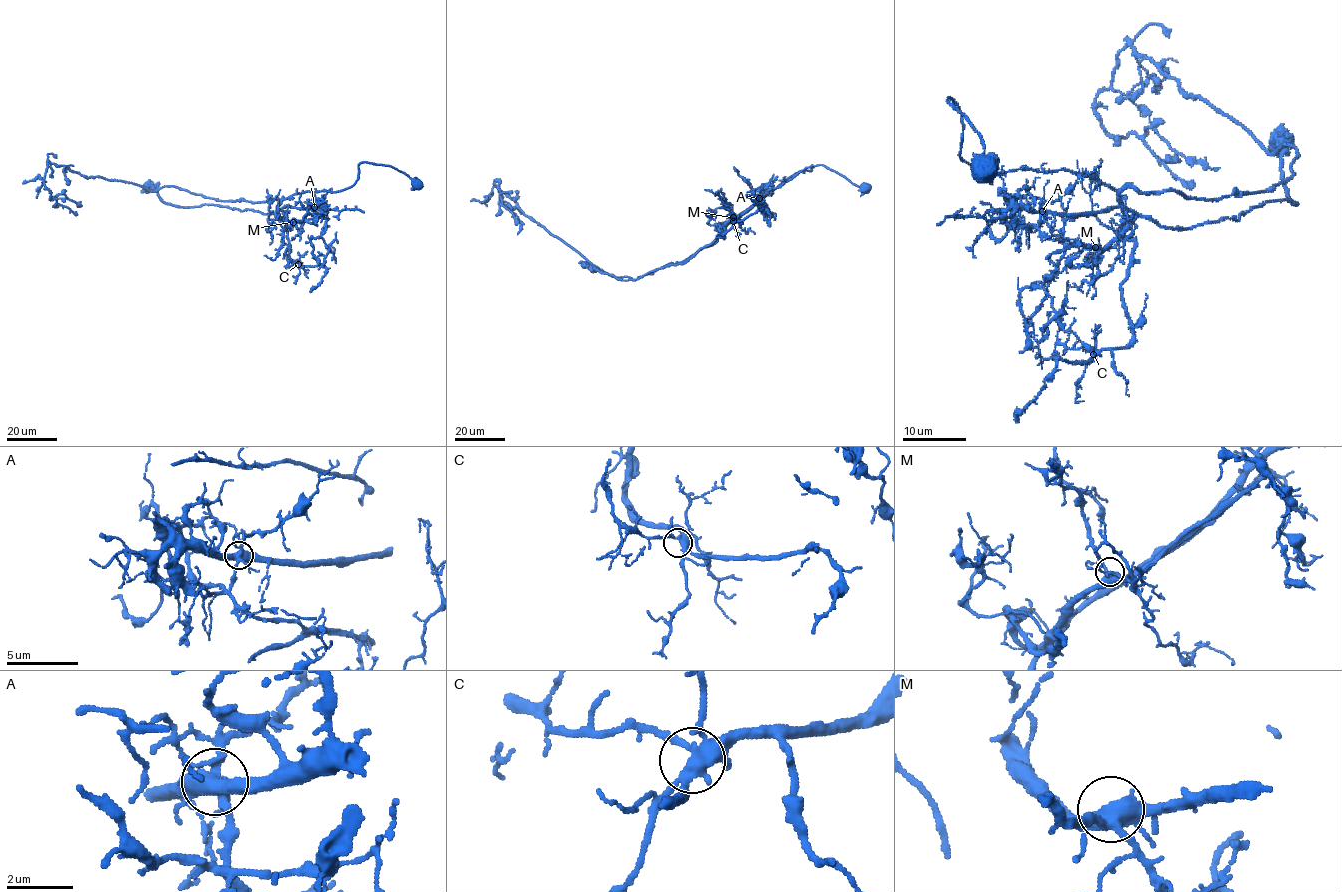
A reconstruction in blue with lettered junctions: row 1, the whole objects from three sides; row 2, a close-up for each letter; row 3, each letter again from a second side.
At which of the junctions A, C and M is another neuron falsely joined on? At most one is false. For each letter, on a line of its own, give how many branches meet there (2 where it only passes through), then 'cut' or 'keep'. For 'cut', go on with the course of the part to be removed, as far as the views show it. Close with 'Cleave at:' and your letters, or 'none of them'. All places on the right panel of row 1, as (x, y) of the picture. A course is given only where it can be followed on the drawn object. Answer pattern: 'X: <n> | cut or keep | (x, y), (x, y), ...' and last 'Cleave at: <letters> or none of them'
A: 7 | cut | (1041, 211), (1125, 207), (1171, 228), (1238, 219), (1265, 202), (1298, 202), (1281, 171), (1286, 153), (1274, 152)
C: 6 | keep
M: 5 | keep
Cleave at: A

